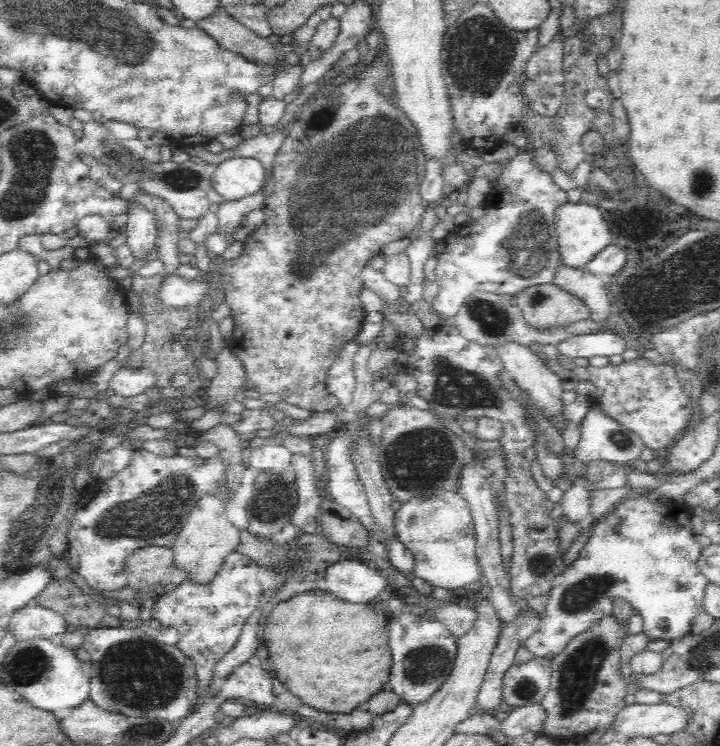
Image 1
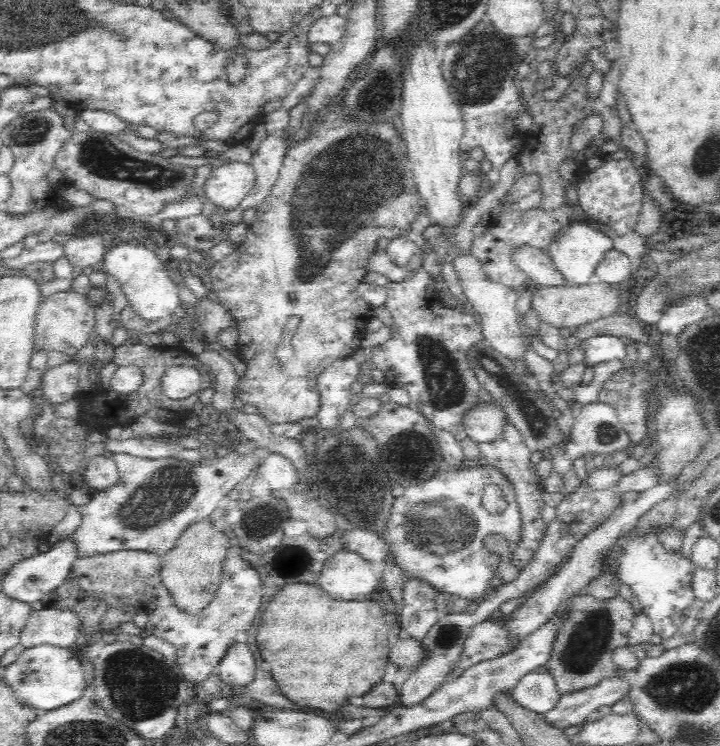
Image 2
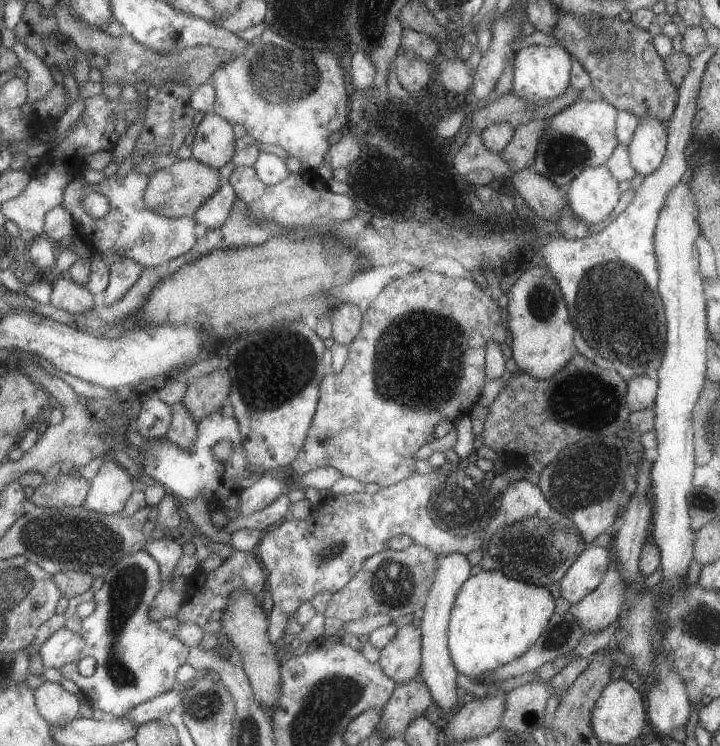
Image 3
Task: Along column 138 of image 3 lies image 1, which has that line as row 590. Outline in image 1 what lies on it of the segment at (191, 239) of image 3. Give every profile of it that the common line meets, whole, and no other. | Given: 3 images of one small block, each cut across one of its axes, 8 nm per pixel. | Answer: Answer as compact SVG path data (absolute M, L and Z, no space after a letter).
M234 550L222 560L222 570L212 582L198 584L196 580L184 580L178 588L158 598L152 608L152 618L160 620L164 626L176 628L178 648L196 662L198 682L204 690L206 682L212 678L212 668L218 664L230 648L238 642L242 626L248 614L256 608L262 586L260 586L260 566L248 556Z

